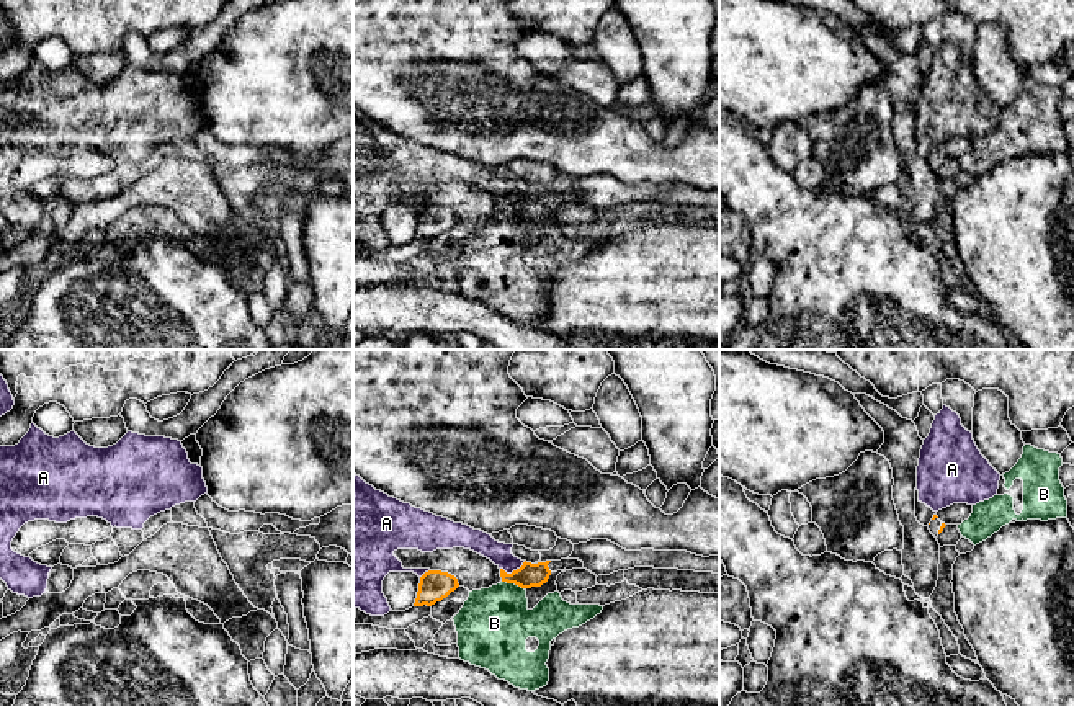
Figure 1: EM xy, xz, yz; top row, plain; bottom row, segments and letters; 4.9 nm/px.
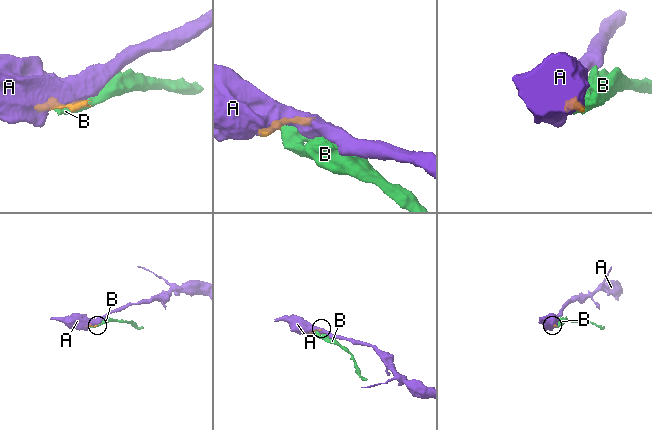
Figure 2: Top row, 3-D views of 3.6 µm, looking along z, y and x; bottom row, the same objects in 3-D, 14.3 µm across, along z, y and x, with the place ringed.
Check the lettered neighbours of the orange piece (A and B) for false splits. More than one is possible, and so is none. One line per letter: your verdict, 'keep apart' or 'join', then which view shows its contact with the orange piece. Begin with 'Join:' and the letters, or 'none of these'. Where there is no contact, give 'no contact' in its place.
Join: none of these
A: keep apart; meets orange in xz
B: keep apart; meets orange in xz

